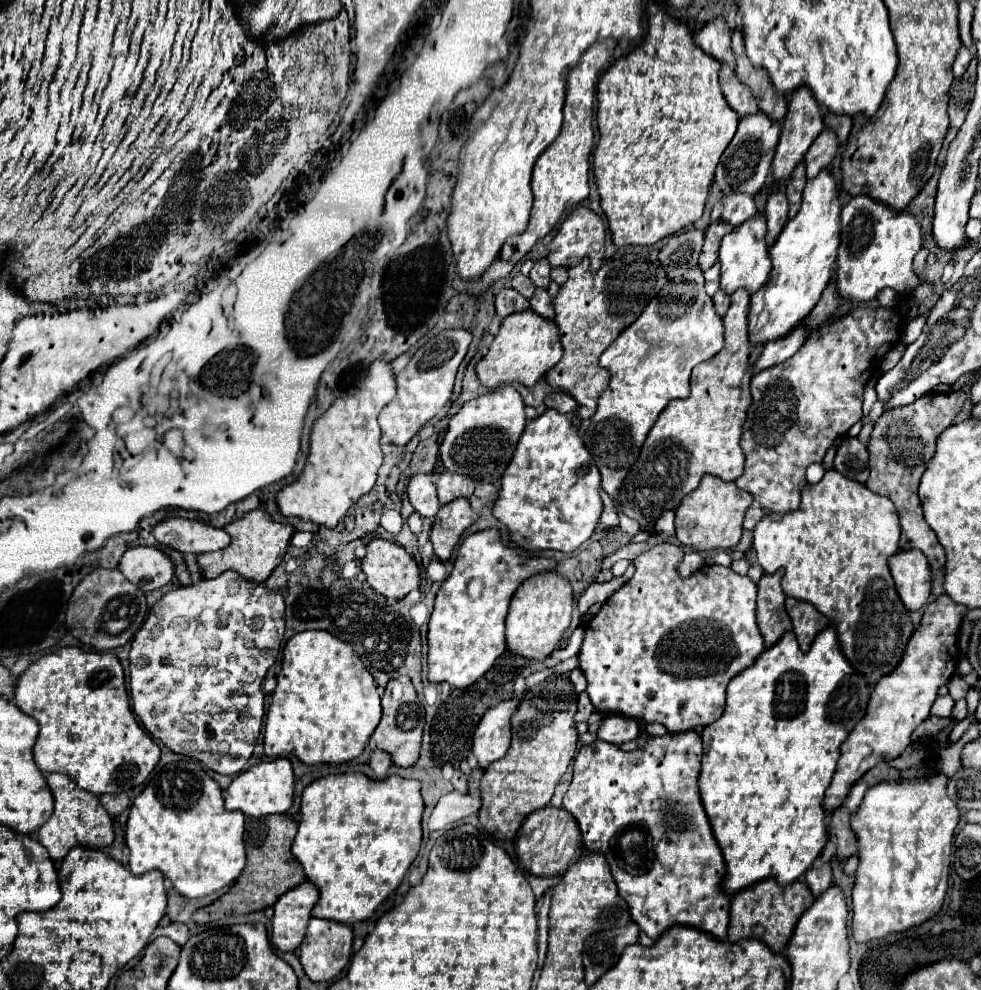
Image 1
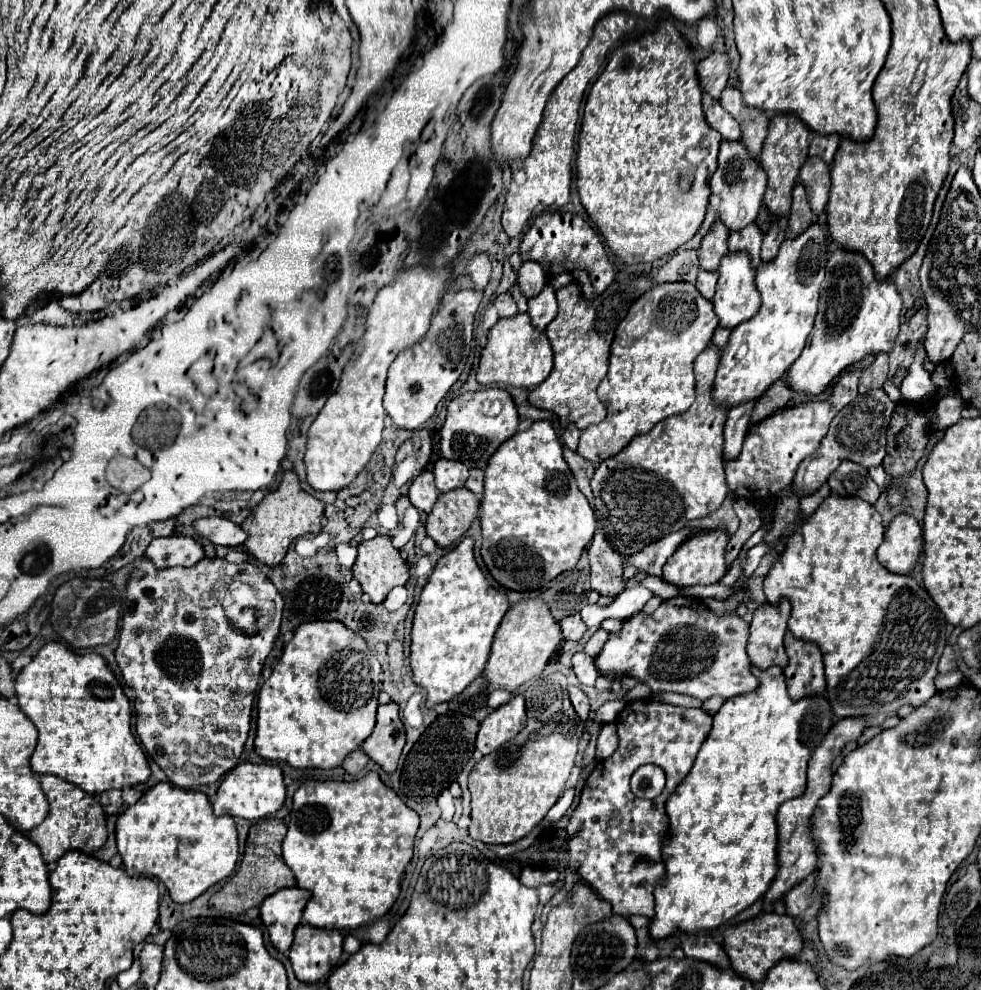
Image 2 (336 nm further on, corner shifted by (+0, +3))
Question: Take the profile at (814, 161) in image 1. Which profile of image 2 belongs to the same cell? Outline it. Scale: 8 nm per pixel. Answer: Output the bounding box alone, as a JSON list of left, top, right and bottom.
[800,156,830,214]

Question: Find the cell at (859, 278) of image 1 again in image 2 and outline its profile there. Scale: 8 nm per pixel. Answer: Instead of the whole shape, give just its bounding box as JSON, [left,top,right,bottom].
[790,248,902,394]

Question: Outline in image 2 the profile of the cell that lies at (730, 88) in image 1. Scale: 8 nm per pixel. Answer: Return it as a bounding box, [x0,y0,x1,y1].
[702,94,740,140]

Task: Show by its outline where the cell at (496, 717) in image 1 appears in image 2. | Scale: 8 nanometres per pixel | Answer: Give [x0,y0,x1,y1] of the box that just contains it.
[476,694,526,754]

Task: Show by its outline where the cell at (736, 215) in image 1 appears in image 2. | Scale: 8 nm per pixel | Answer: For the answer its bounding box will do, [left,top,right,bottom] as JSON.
[730,224,762,266]

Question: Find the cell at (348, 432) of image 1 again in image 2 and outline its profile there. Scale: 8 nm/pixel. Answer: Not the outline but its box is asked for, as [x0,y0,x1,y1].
[304,266,450,492]

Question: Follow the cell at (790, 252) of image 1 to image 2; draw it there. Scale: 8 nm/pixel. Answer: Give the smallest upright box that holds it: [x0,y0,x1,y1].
[714,222,828,406]

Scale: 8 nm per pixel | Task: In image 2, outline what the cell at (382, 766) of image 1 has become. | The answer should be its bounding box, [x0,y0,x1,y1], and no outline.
[342,748,370,774]

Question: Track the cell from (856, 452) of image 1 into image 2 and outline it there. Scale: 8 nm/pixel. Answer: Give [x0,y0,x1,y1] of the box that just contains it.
[828,462,880,504]

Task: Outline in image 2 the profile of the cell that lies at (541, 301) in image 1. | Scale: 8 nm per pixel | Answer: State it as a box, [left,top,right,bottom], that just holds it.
[528,286,556,330]

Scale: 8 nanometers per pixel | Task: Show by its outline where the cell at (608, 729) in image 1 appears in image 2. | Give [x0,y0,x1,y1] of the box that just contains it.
[596,724,618,760]

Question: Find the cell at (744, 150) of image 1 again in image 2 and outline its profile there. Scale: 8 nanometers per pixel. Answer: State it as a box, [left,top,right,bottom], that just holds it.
[710,140,766,230]

